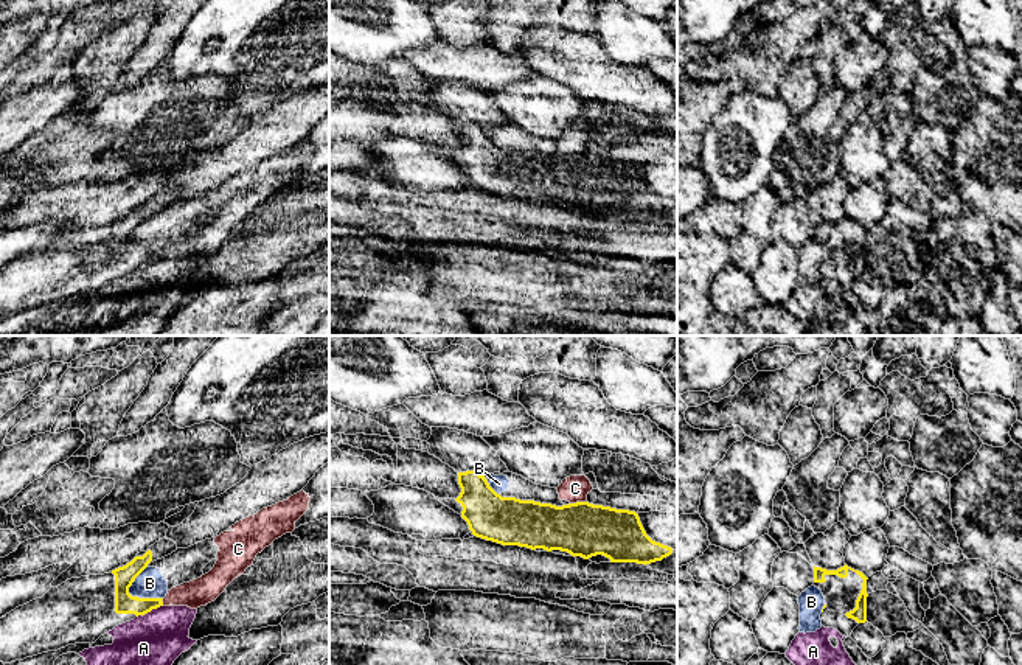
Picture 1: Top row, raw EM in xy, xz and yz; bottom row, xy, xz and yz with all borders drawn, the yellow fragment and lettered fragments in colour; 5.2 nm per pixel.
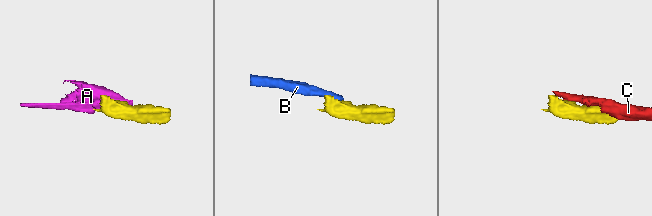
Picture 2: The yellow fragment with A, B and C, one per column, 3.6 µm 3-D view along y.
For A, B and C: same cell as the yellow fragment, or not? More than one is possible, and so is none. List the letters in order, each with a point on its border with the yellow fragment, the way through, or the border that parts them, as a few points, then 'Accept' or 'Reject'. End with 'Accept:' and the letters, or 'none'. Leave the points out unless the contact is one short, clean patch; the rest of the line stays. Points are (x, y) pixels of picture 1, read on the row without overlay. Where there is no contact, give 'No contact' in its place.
A: Touches yellow at xy (149, 263). Boundary: xy (162, 257), (137, 269). Reject
B: Touches yellow at xy (131, 247). Boundary: xy (146, 218), (129, 240), (129, 244), (139, 249), (162, 250). Reject
C: Touches yellow at xz (577, 154). Reject
Accept: none

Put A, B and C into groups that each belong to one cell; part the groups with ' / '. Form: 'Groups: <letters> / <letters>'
Groups: A / B C

